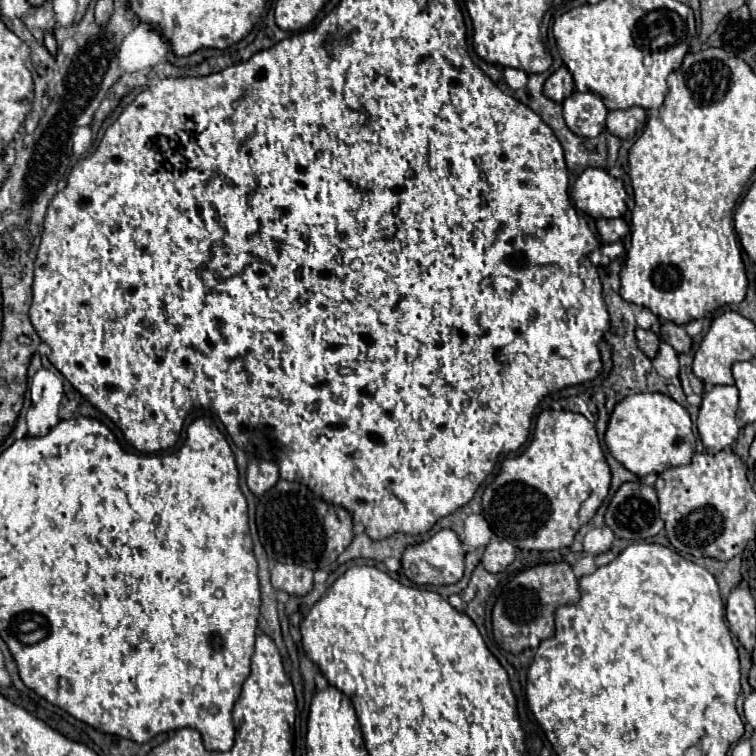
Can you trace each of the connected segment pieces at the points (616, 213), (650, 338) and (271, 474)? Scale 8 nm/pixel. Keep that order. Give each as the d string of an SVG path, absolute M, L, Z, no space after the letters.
M586 168L572 188L576 208L592 218L620 218L626 212L626 190L622 180L602 168Z
M636 328L636 340L638 340L638 348L640 348L648 358L654 358L654 356L658 354L660 338L658 338L652 330Z
M252 460L248 466L246 482L248 482L248 488L252 490L254 496L262 496L264 492L268 492L278 482L276 464L266 462L266 460Z

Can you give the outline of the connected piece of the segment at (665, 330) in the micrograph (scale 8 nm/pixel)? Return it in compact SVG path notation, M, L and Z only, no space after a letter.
M664 322L662 324L662 340L668 342L678 354L684 354L690 350L690 336L686 334L684 326L678 326L678 324L672 324L672 322Z

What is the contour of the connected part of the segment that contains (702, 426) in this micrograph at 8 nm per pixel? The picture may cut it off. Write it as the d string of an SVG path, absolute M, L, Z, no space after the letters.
M712 386L710 390L706 390L700 404L696 426L708 454L716 454L736 442L740 432L736 410L738 410L736 386Z

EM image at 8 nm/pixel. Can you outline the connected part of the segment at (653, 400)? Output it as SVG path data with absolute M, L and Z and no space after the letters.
M660 392L626 396L614 408L604 440L608 452L640 478L646 474L660 474L672 466L688 464L696 446L688 410Z

